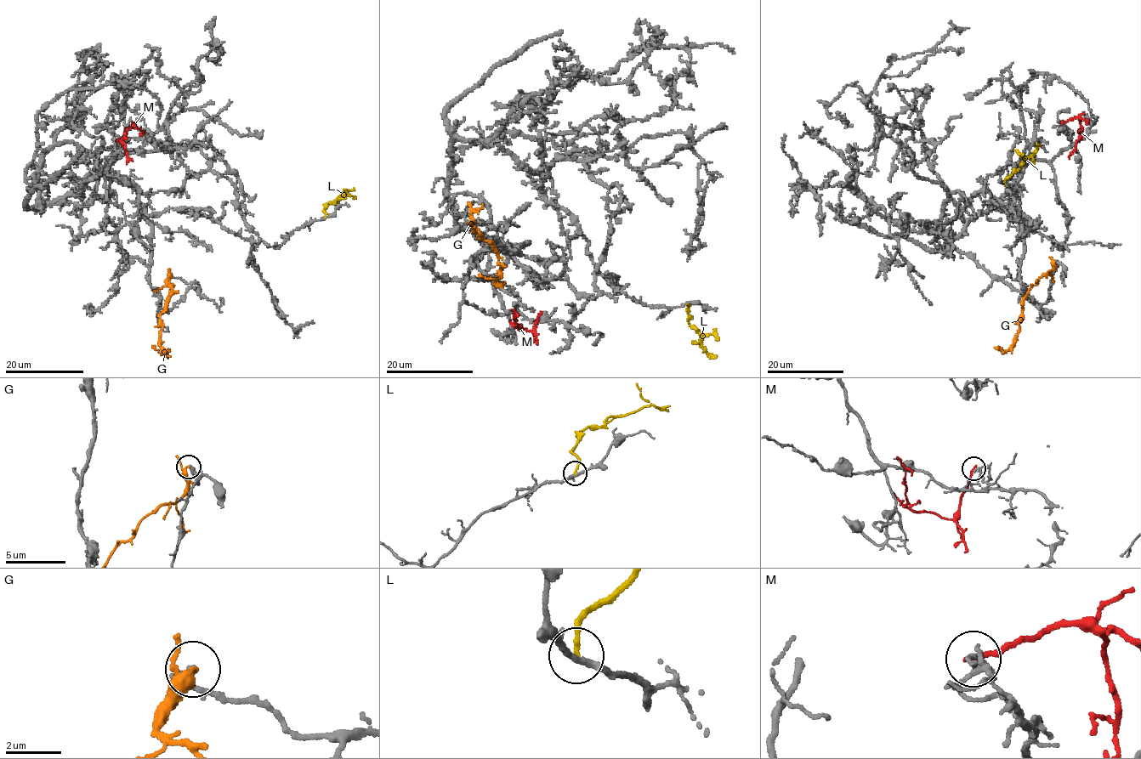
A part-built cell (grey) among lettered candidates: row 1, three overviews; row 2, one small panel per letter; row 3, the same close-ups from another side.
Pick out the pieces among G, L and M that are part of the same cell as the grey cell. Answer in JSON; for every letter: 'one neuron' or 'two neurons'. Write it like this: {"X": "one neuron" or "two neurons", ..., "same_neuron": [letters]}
{"G": "two neurons", "L": "two neurons", "M": "two neurons", "same_neuron": []}

